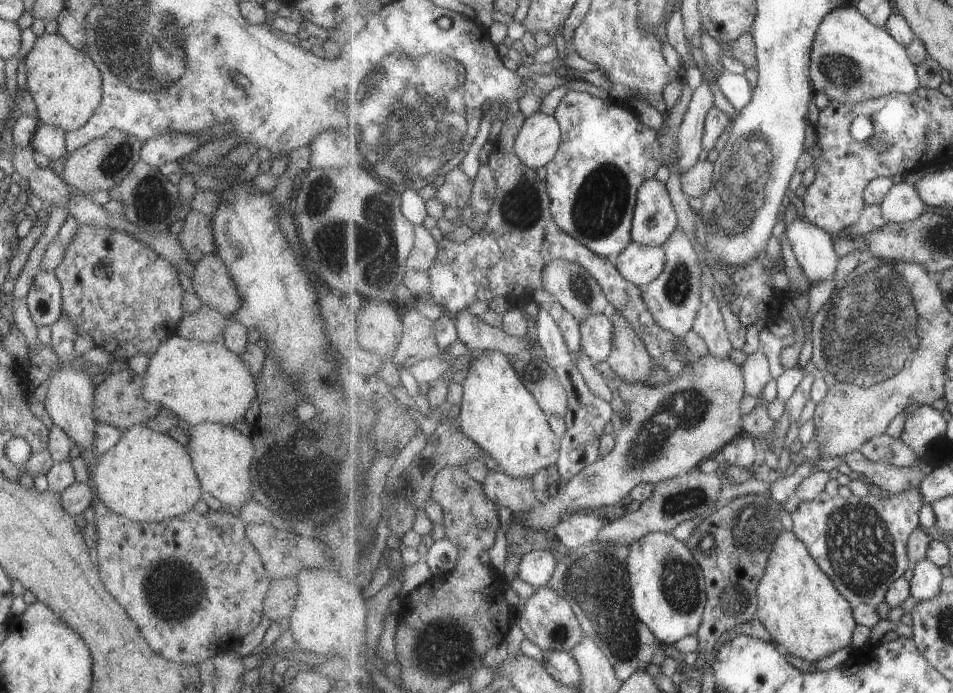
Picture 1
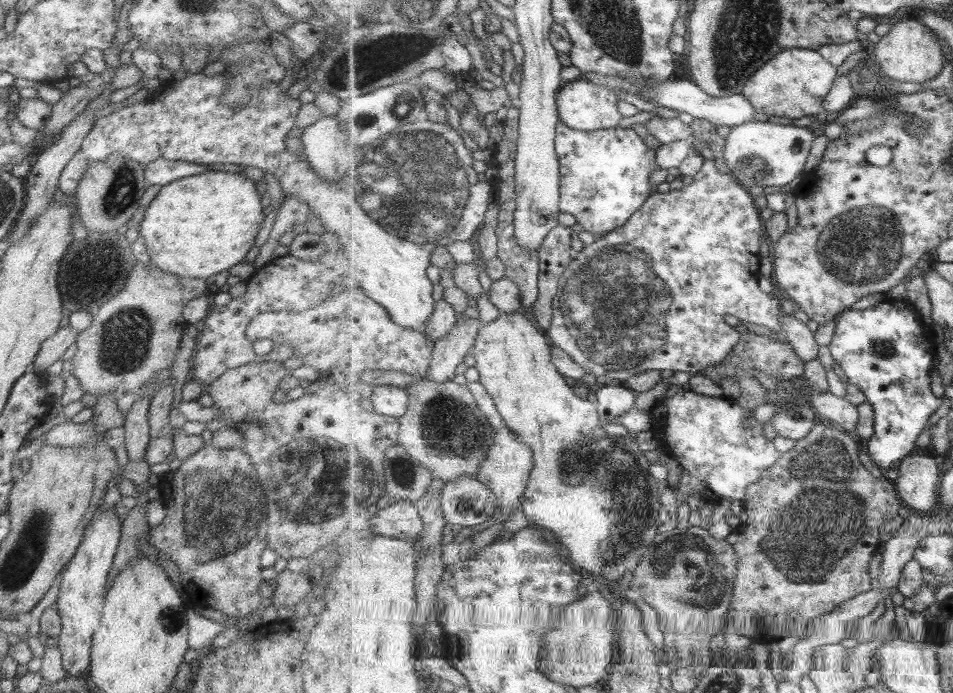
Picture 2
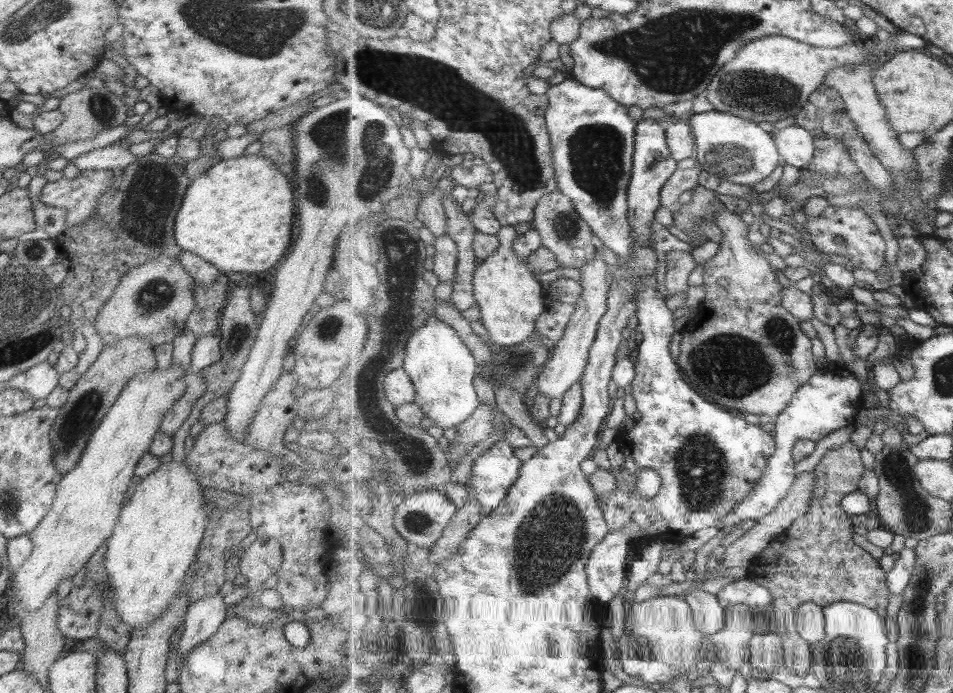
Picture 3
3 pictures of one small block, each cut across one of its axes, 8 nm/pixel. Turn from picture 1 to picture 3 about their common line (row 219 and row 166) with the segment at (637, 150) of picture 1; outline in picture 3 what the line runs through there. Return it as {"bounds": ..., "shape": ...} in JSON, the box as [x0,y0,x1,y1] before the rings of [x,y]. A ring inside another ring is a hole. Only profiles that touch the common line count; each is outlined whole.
{"bounds":[546,79,638,267],"shape":[[[577,79],[551,85],[546,94],[549,97],[549,110],[546,122],[554,149],[555,180],[558,191],[563,192],[575,206],[578,216],[589,224],[602,241],[619,256],[617,267],[627,266],[633,254],[633,227],[630,225],[630,206],[628,191],[634,172],[634,155],[636,152],[636,135],[638,121],[629,116],[627,107],[615,98],[611,98],[601,88],[591,88],[581,84]]]}

